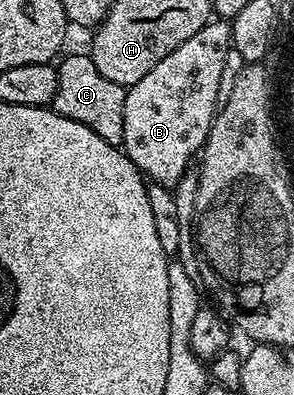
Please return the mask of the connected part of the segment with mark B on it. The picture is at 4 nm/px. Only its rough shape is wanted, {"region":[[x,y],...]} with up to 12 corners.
{"region":[[213,19],[127,89],[121,148],[174,187],[215,122]]}

